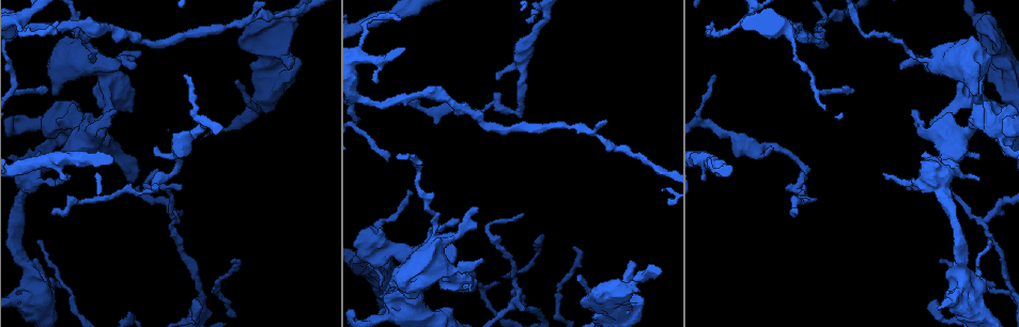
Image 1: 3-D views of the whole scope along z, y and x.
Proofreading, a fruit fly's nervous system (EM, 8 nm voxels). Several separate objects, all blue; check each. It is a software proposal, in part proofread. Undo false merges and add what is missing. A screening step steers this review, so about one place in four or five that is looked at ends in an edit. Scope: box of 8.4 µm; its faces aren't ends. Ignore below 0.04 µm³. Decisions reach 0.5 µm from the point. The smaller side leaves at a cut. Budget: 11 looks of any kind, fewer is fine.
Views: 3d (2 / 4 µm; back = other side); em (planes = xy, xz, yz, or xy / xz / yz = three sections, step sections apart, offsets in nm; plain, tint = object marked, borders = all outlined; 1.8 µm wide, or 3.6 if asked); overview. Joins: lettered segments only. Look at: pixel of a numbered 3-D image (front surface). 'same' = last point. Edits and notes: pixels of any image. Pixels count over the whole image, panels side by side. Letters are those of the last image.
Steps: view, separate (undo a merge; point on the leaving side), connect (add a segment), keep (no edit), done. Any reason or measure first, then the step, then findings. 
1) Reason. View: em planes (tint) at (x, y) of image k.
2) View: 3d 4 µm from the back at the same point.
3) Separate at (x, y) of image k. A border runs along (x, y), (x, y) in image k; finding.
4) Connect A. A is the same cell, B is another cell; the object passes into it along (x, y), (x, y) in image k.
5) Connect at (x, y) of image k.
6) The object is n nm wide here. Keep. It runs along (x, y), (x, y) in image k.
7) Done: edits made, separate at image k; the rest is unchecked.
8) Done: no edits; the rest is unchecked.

Arms run side by side. View: em 3.6 µm planes (borders) at (982, 127) of image 1.

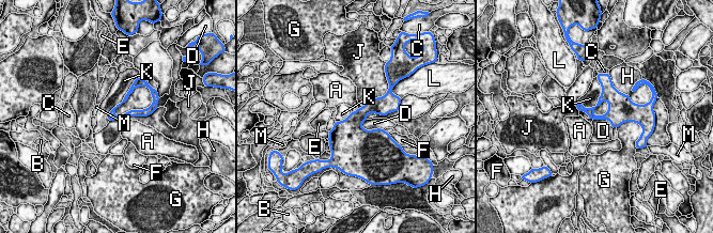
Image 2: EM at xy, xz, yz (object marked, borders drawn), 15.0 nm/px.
The object is 120 nm wide here. Keep. A, B, C, D, E, F, G, H, J, K, L and M are other cells; a border runs along (360, 125), (366, 129), (384, 129) in image 2; none of them fits.

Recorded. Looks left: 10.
Free end. View: 3d 4 µm at (991, 240) of image 1.

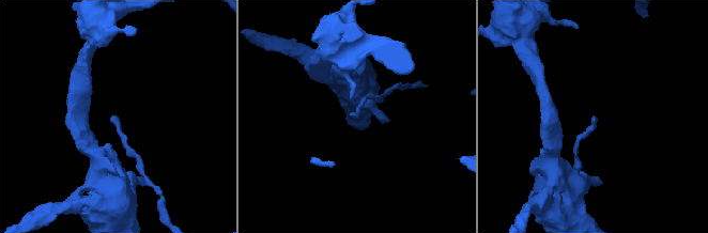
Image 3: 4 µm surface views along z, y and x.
View: em planes (borders) at (593, 117) of image 3.

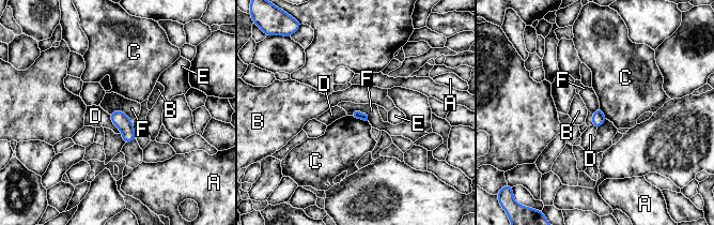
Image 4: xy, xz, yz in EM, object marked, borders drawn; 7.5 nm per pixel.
The object is 60 nm wide here. Keep. A, B, C, D, E and F are other cells; a border runs along (110, 114), (121, 110), (132, 121) in image 4; no lettered segment goes on from it.

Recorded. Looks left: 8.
Sharp bend. View: 3d 2 µm at (175, 221) of image 1.

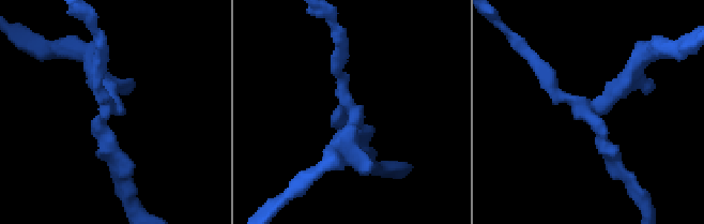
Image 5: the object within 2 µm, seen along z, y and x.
View: em planes (borders) at (350, 115) of image 5.

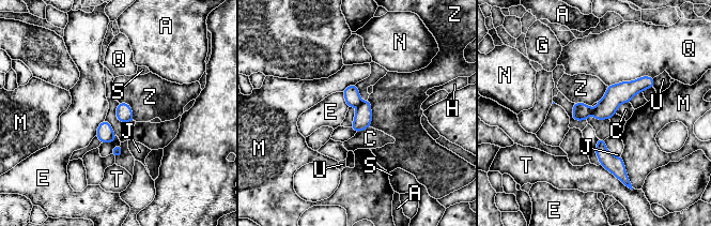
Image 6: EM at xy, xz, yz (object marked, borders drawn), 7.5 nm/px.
Separate at (351, 93) of image 6. A, C, E, G, H, J, M, N, Q, S, T, U and Z are other cells; a border runs along (361, 101), (357, 106) in image 6; a second cell is stuck on.

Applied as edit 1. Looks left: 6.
Thick turns thin. View: em xy step 8 (tint) at (27, 308) of image 1.

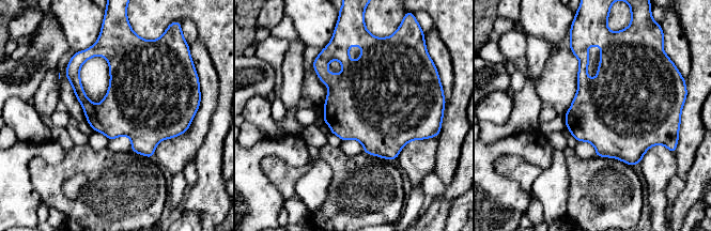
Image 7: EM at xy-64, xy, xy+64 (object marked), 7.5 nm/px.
View: em planes (borders) at the same point.

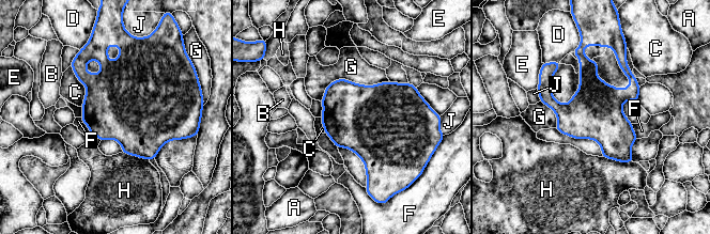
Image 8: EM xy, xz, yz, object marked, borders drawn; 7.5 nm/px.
The object is 400 nm wide here; the longest contact is with G, 550 nm. Keep. A, B, C, D, E, F, G, H and J are other cells; one cell here.

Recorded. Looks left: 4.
An open end. View: em xy step 16 (borders) at (45, 93) of image 1.

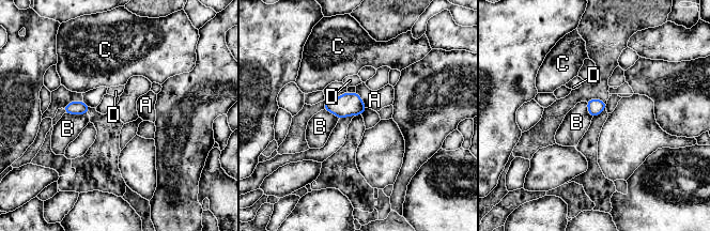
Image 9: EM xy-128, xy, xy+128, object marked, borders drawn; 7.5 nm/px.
Keep. A, B, C and D are other cells; a border runs along (356, 92), (367, 107) in image 9; none of them fits.

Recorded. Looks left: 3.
Done: edits made, separate at image 6; the rest is unchecked.

